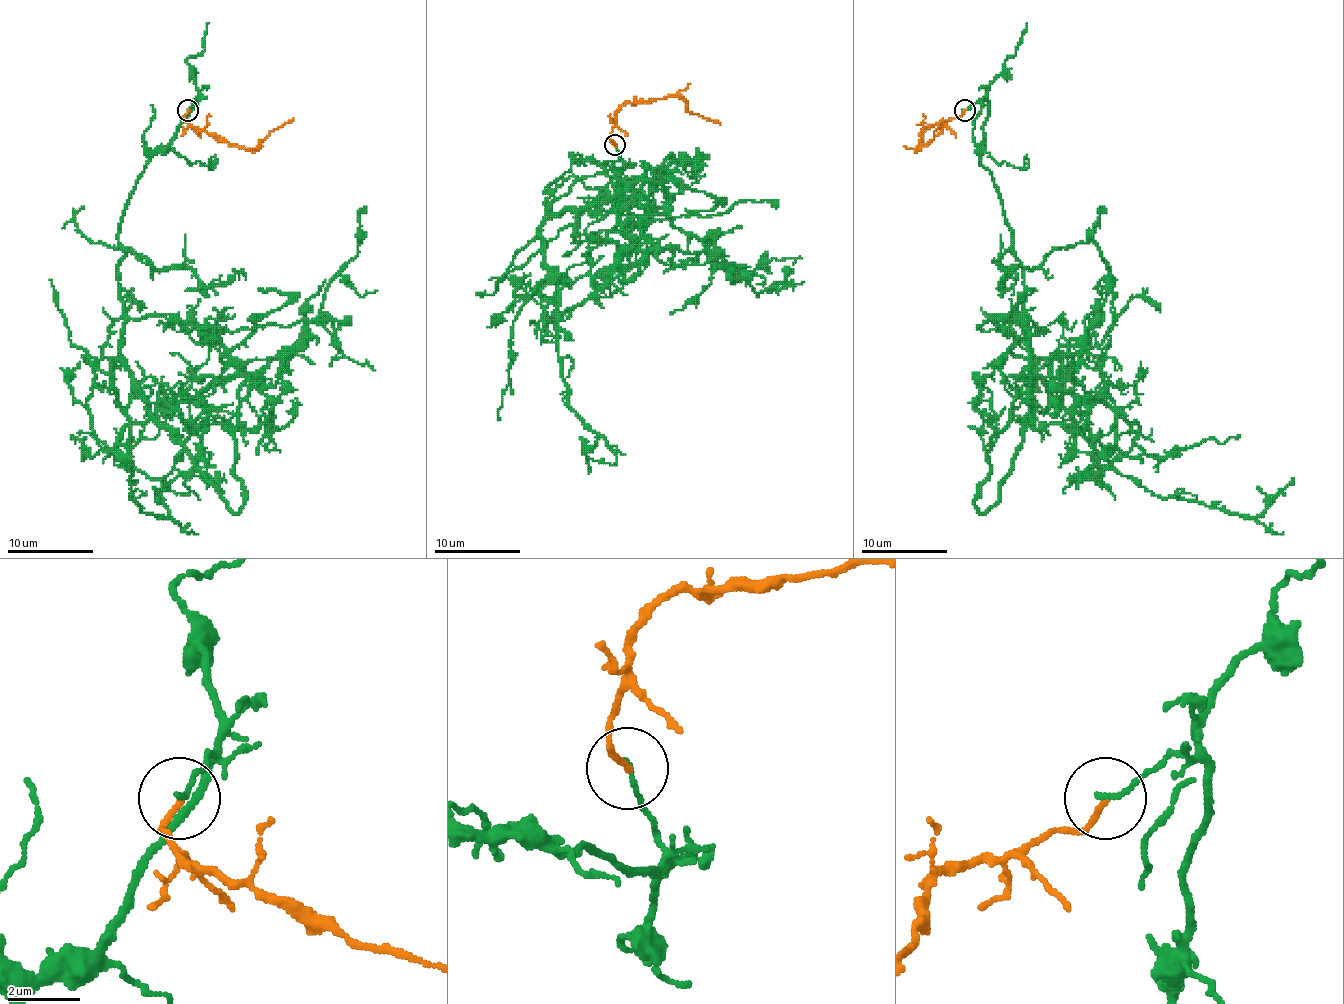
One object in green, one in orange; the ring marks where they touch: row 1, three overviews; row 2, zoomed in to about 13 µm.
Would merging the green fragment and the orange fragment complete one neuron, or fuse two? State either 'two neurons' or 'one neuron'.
two neurons

